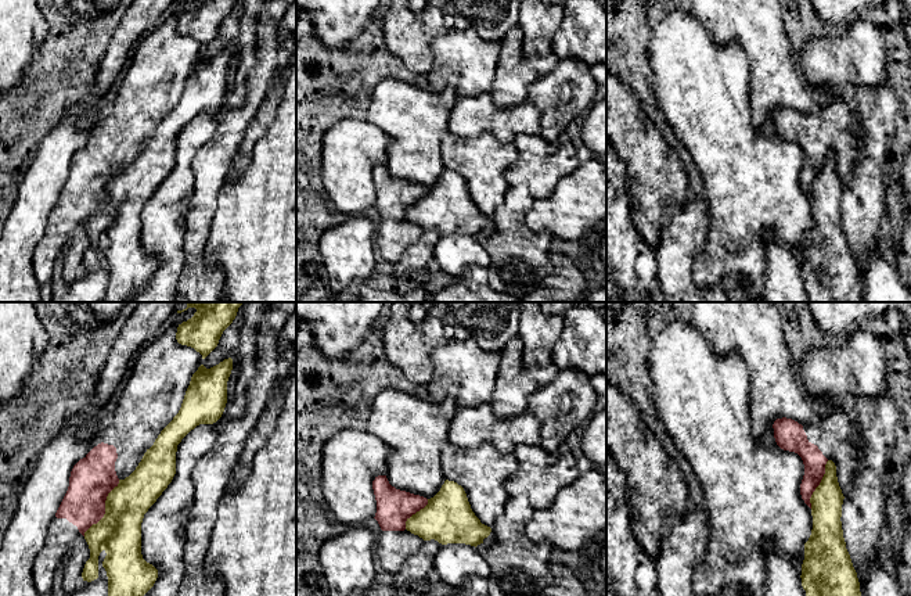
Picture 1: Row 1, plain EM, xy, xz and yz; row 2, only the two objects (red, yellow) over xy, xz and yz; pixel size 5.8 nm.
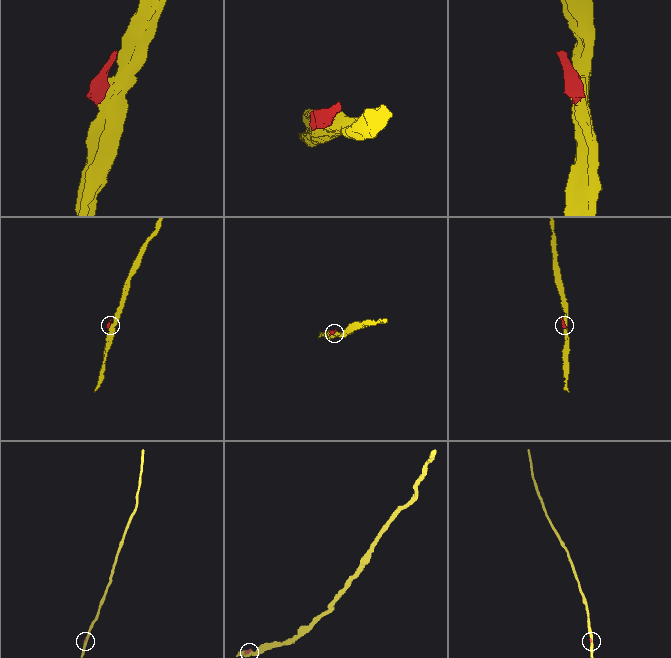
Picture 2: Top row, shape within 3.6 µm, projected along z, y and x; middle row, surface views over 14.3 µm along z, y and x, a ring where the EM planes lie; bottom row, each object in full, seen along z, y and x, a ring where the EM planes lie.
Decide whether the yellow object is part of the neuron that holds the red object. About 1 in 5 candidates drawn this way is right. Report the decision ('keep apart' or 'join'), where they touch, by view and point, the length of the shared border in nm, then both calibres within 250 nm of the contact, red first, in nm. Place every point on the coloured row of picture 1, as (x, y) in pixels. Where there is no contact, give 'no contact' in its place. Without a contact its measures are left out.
keep apart | xy (104, 509) | 380 nm | 260/260 nm

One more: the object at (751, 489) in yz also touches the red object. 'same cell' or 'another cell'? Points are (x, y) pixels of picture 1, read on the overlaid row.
another cell

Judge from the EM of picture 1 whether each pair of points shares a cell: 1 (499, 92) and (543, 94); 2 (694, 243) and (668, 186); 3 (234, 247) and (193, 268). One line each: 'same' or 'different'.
1: different
2: different
3: different

